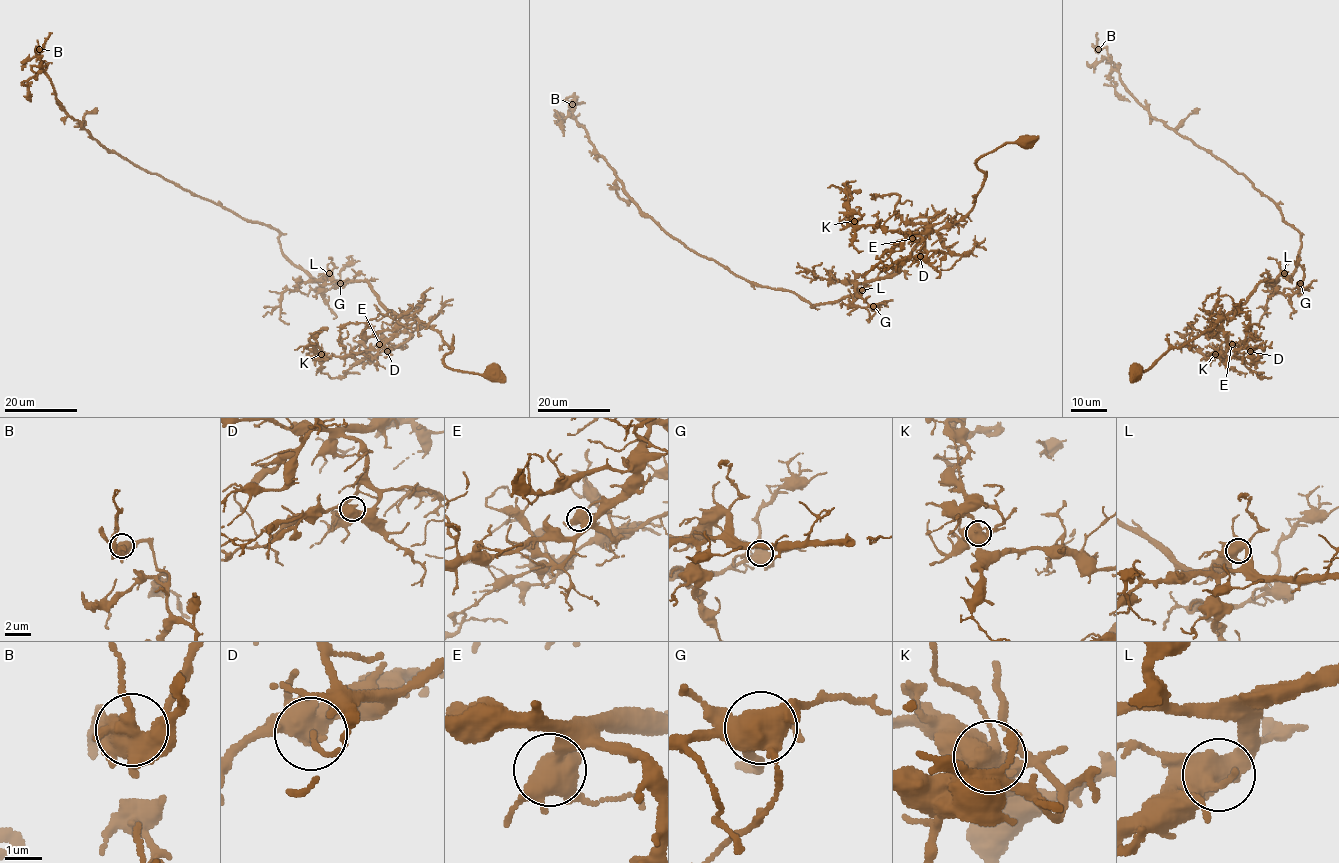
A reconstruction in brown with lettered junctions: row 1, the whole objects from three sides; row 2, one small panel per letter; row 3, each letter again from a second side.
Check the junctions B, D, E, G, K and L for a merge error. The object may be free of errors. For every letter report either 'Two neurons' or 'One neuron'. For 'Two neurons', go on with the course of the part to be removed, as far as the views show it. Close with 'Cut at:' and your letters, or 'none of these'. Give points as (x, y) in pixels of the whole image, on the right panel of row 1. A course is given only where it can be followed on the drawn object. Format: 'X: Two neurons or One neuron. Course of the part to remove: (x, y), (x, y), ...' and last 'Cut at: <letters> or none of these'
B: One neuron
D: One neuron
E: One neuron
G: One neuron
K: Two neurons. Course of the part to remove: (1215, 354), (1209, 359), (1192, 346), (1183, 344), (1179, 348), (1181, 349)
L: One neuron
Cut at: K

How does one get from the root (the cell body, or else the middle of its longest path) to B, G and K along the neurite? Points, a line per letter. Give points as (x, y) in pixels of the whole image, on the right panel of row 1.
B: (1136, 372), (1211, 329), (1261, 282), (1289, 279), (1301, 234), (1243, 174), (1155, 119), (1098, 49)
G: (1136, 372), (1211, 329), (1261, 282), (1277, 280), (1276, 287), (1286, 295), (1300, 290), (1300, 283)
K: (1136, 372), (1138, 376), (1170, 349), (1211, 329), (1223, 316), (1228, 349), (1219, 358), (1215, 354)

